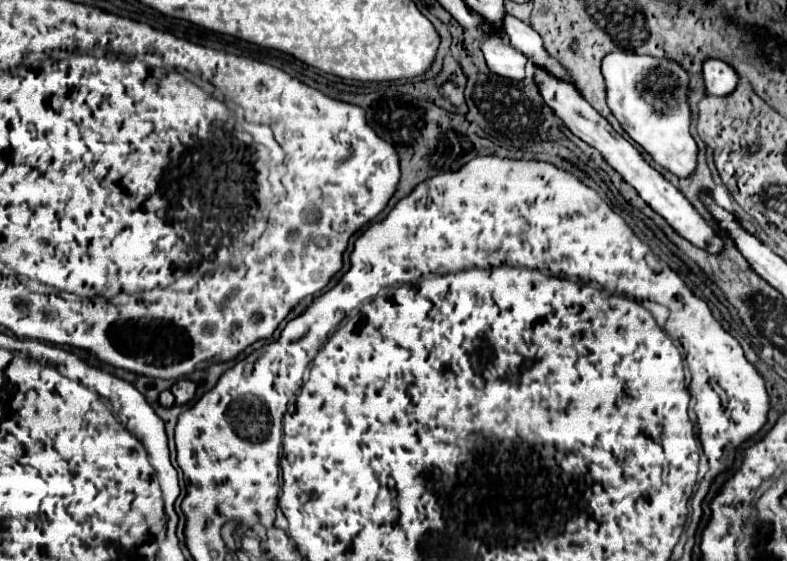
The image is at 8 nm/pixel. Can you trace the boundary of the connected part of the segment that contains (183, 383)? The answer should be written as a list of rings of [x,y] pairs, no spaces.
[[[181,379],[171,387],[171,393],[175,395],[177,405],[185,405],[195,397],[195,383],[189,379]]]

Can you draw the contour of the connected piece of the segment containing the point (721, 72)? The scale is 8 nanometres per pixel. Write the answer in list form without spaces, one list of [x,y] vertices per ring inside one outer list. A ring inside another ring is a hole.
[[[721,59],[703,61],[703,79],[711,95],[729,95],[737,85],[737,73]]]

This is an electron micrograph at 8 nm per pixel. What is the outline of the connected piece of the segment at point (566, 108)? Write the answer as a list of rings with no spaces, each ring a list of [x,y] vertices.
[[[535,65],[535,83],[537,83],[537,87],[539,87],[539,91],[541,91],[541,97],[545,99],[545,103],[549,105],[549,107],[553,107],[553,111],[555,111],[555,115],[559,115],[561,117],[561,121],[565,123],[565,127],[573,133],[573,135],[577,135],[581,141],[585,141],[587,145],[591,145],[591,147],[595,147],[601,155],[603,155],[603,159],[625,179],[625,181],[629,181],[635,189],[637,189],[637,193],[641,195],[641,199],[653,209],[653,211],[657,211],[681,237],[685,237],[685,239],[689,239],[693,245],[697,245],[697,247],[701,247],[701,249],[707,249],[707,251],[711,251],[711,253],[717,253],[717,251],[721,251],[723,249],[723,239],[719,237],[719,235],[715,235],[715,231],[705,223],[705,219],[691,207],[691,203],[661,175],[661,173],[657,173],[643,157],[641,157],[641,153],[627,141],[627,139],[623,139],[583,97],[581,97],[581,93],[573,87],[573,85],[569,85],[569,83],[561,83],[557,77],[553,77],[547,69],[543,69],[543,67],[539,67],[539,65]]]

